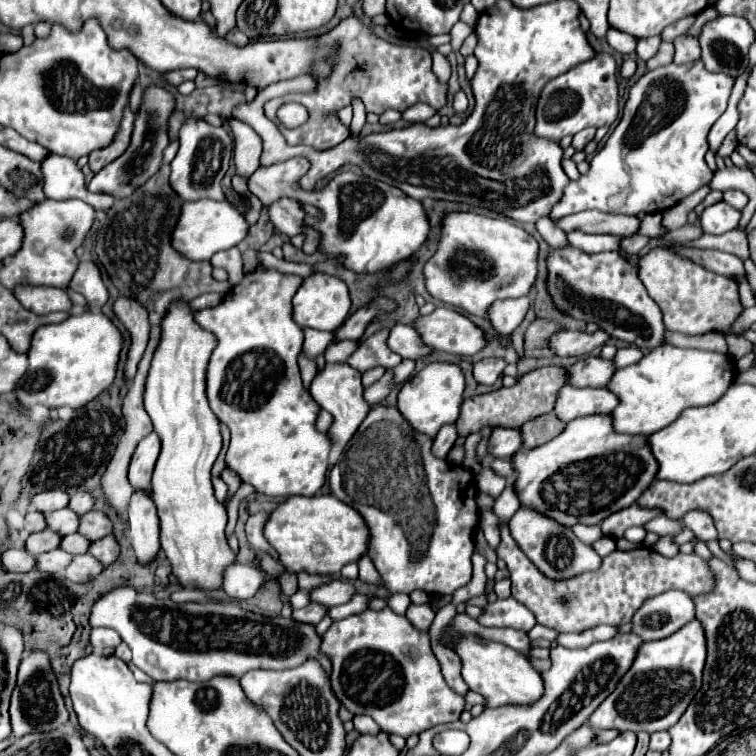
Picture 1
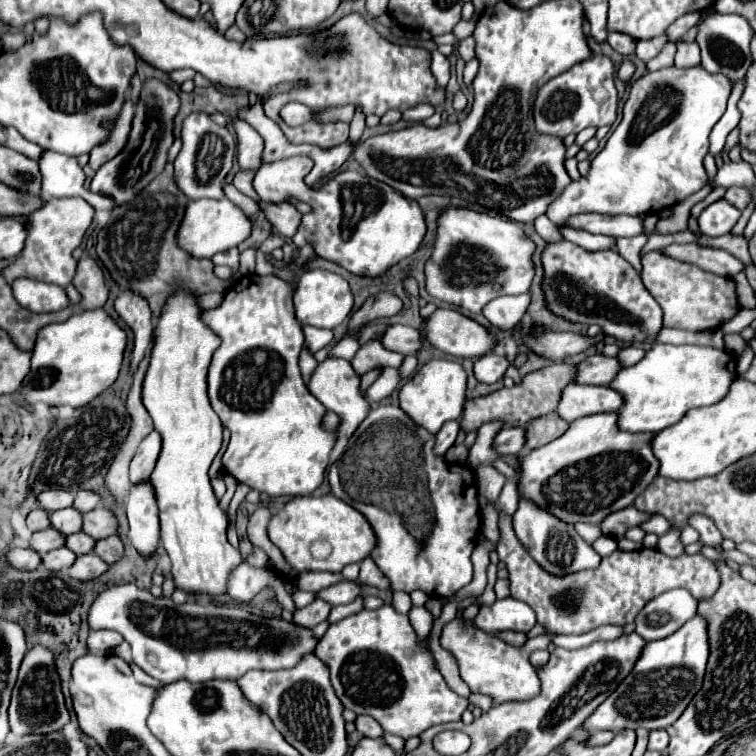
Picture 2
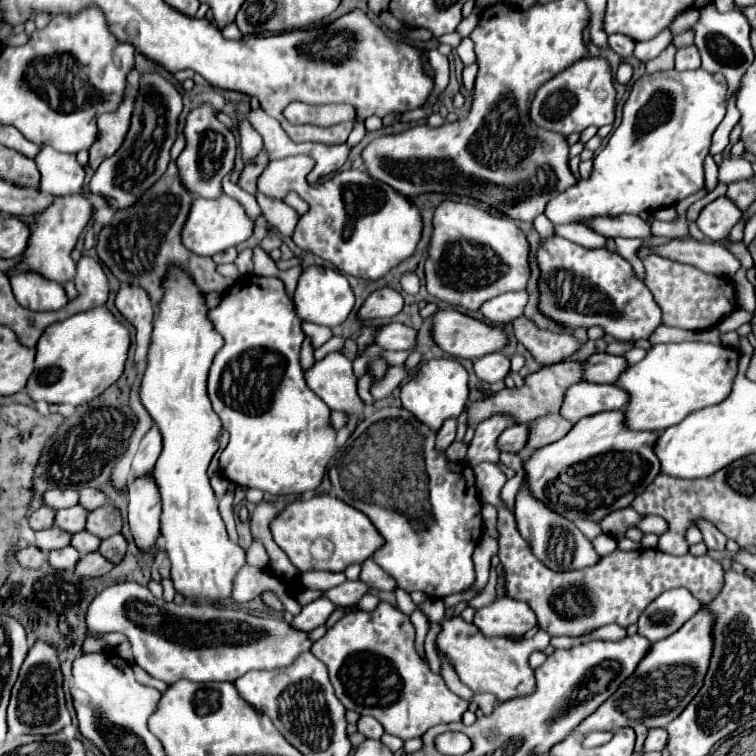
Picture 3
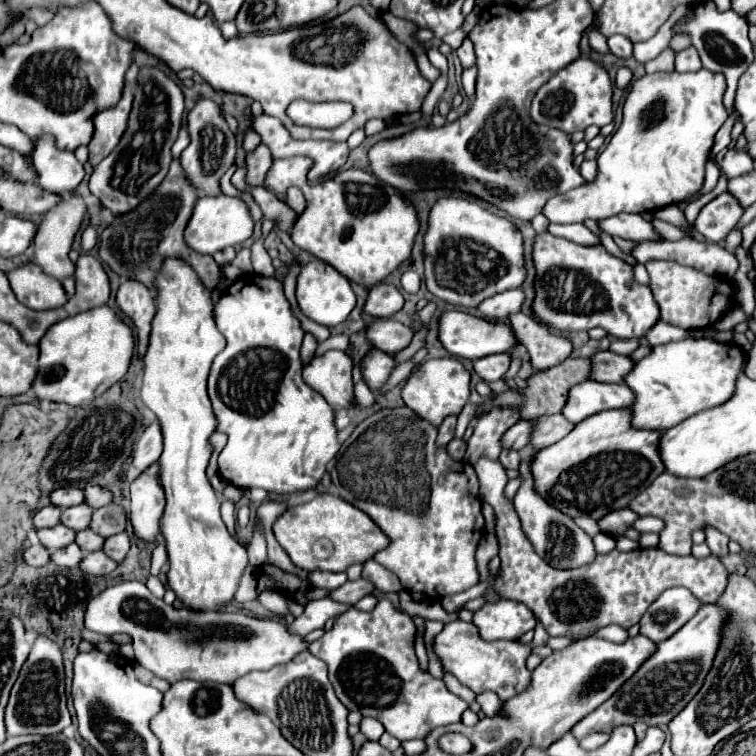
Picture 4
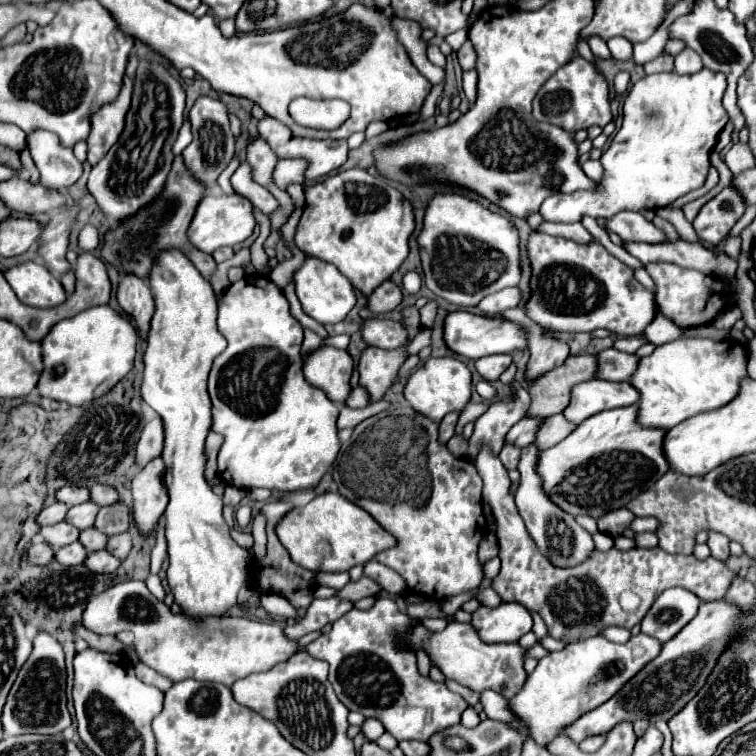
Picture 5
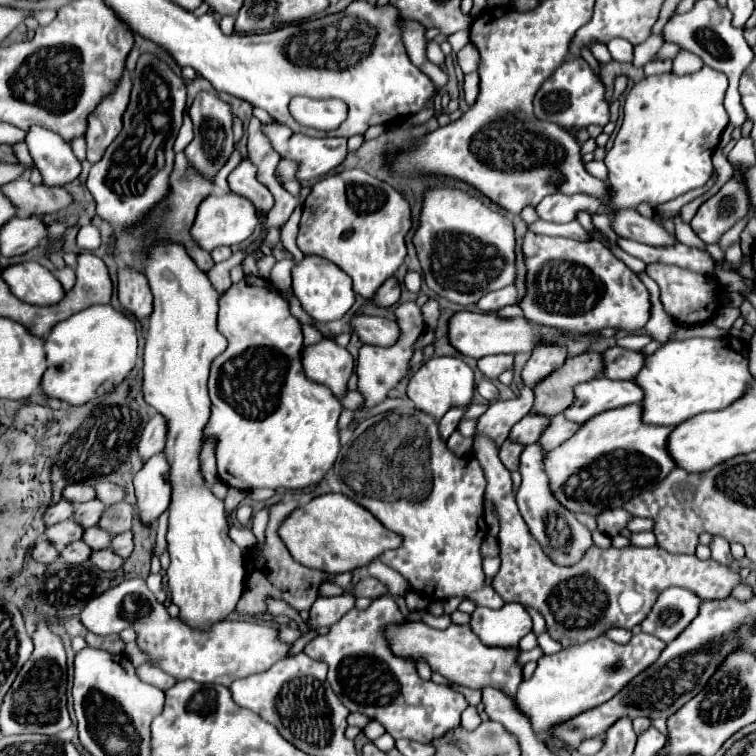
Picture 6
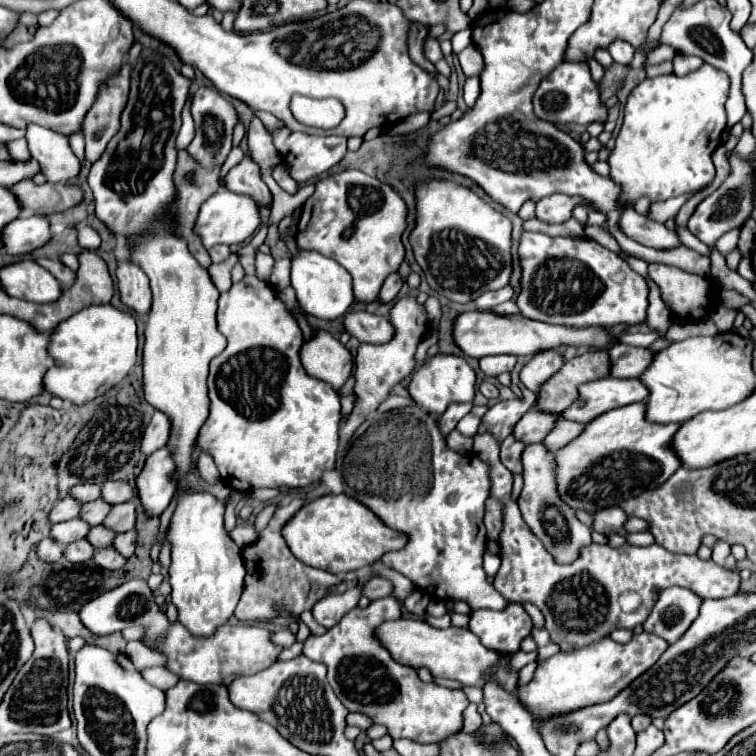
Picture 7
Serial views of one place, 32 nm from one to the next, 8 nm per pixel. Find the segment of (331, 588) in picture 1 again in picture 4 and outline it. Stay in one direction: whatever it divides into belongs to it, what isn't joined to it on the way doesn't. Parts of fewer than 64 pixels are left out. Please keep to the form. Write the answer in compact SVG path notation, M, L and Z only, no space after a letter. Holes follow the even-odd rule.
M360 578L360 580L356 580L356 582L350 582L350 580L348 580L348 582L342 584L340 588L332 590L332 592L330 592L330 598L332 598L334 602L354 606L360 598L364 598L366 594L372 594L372 592L374 592L374 586L372 586L368 580Z

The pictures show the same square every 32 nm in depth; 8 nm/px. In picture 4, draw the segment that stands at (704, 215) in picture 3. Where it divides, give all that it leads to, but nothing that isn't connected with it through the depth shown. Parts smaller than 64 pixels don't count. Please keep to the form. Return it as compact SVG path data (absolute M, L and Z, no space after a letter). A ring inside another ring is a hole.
M724 192L700 210L694 226L706 240L722 242L738 224L742 212L744 210L740 208L740 204L736 204L736 200L732 200L732 196Z

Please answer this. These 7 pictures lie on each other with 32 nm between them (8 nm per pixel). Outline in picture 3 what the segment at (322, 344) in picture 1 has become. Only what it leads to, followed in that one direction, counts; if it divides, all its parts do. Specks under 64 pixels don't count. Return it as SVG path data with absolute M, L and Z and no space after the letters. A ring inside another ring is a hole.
M302 322L302 330L304 330L306 338L310 338L314 350L320 348L322 344L326 344L326 342L332 338L332 330L330 330L330 328L316 326L316 324L310 324L310 322Z

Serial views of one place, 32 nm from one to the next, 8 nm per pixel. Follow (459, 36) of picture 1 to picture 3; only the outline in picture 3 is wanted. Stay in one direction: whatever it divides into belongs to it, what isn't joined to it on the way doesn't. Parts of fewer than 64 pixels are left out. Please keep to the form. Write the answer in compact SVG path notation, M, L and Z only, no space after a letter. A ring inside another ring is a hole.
M475 12L464 18L457 27L457 32L462 38L468 37L479 22L479 15Z

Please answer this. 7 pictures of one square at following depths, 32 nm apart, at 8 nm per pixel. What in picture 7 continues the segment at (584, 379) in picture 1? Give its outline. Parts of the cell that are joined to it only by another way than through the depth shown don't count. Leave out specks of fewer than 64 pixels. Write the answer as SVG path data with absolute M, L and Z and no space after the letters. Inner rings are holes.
M616 344L608 348L610 358L610 376L612 378L638 378L640 372L646 370L646 366L652 360L652 352L648 348L634 348Z

